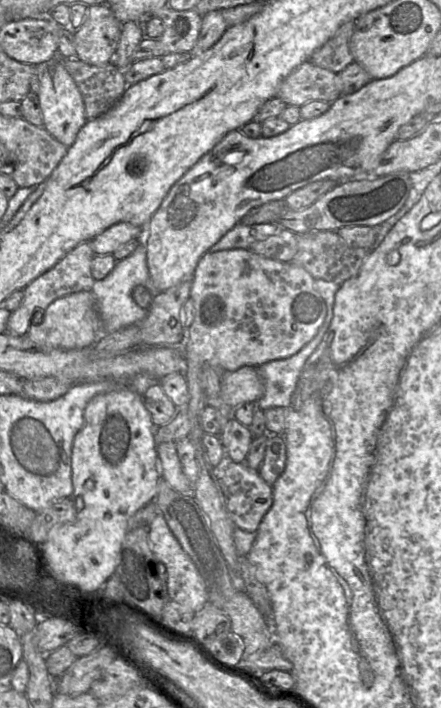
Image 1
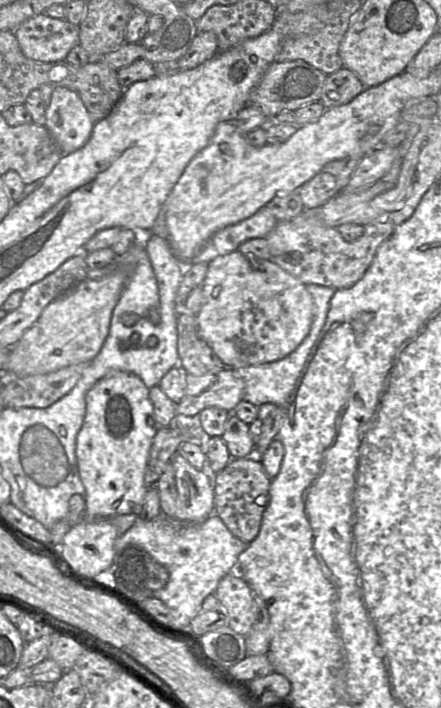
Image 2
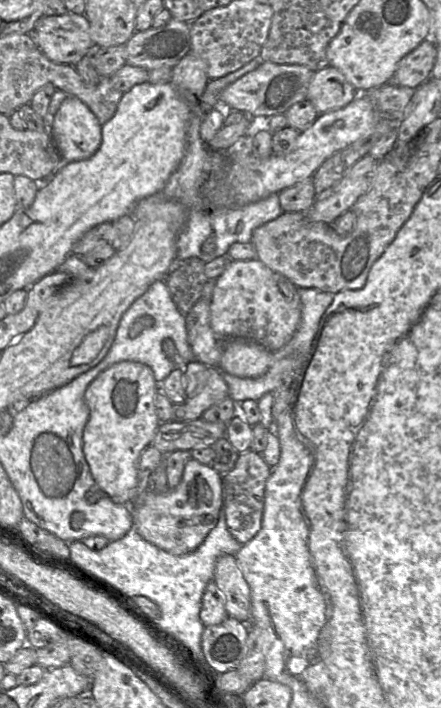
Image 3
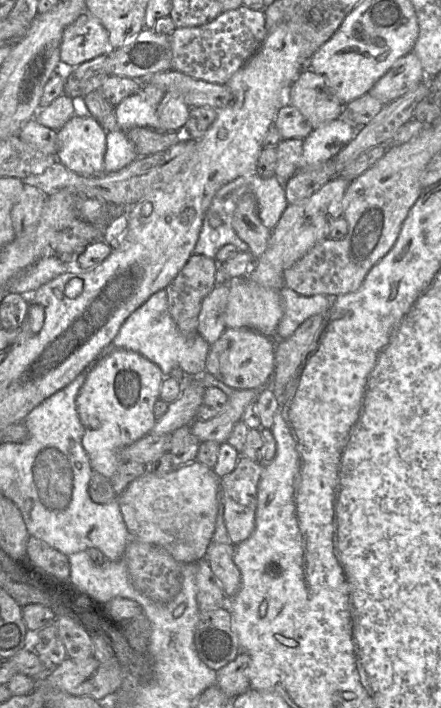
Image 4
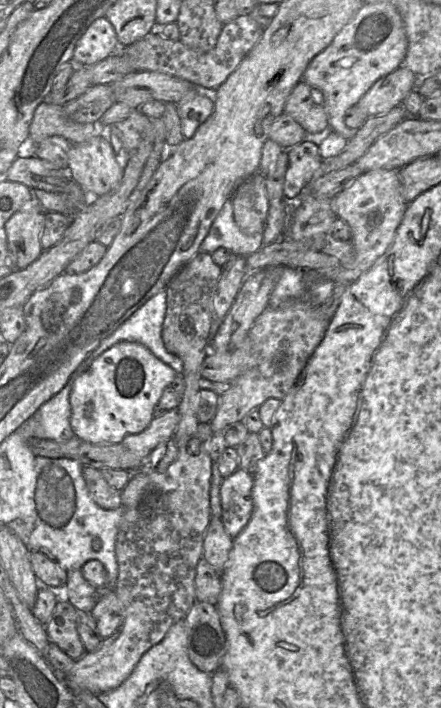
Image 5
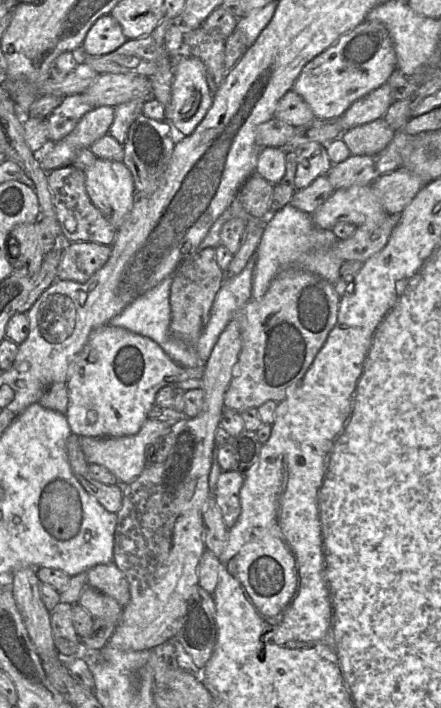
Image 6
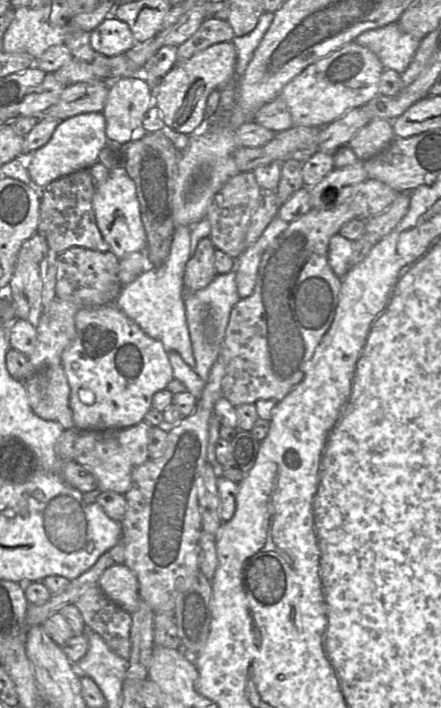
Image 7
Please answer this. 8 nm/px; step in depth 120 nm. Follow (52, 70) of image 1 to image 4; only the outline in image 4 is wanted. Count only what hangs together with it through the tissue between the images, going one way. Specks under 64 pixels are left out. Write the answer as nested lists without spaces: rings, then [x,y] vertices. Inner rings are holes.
[[[82,109],[57,131],[56,160],[82,176],[104,173],[107,131]]]

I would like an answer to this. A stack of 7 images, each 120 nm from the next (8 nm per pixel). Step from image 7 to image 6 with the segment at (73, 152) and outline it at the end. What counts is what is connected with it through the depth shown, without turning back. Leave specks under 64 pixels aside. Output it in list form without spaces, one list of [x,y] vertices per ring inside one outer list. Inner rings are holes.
[[[98,106],[86,113],[76,127],[63,139],[50,143],[40,154],[42,169],[49,173],[57,168],[72,165],[77,153],[108,134],[114,121],[114,107]]]

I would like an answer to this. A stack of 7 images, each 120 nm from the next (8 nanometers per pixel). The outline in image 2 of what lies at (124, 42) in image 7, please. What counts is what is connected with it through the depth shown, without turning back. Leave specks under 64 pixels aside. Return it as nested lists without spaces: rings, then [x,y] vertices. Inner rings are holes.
[[[45,13],[23,22],[14,34],[22,53],[39,62],[65,60],[69,51],[79,44],[78,25]]]

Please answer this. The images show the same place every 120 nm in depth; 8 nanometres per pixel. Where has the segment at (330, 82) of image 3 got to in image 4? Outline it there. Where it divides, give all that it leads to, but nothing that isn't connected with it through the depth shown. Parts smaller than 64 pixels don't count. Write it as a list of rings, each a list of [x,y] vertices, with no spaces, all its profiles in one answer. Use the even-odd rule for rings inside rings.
[[[304,69],[293,83],[290,105],[297,108],[317,129],[342,116],[343,105],[328,86],[325,78],[310,69]]]

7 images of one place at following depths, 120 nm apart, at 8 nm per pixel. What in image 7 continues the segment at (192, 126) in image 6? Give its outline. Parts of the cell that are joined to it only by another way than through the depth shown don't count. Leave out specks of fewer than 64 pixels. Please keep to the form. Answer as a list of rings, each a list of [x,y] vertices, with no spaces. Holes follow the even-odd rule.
[[[230,42],[214,44],[185,62],[177,63],[154,89],[154,104],[159,108],[166,131],[171,134],[192,135],[206,125],[207,98],[214,90],[233,86],[237,53]]]

